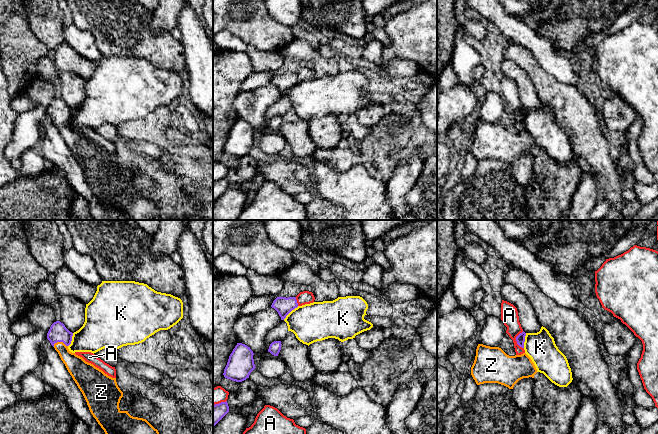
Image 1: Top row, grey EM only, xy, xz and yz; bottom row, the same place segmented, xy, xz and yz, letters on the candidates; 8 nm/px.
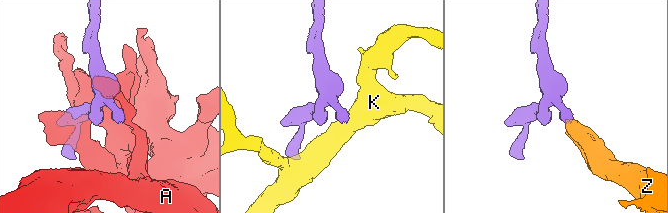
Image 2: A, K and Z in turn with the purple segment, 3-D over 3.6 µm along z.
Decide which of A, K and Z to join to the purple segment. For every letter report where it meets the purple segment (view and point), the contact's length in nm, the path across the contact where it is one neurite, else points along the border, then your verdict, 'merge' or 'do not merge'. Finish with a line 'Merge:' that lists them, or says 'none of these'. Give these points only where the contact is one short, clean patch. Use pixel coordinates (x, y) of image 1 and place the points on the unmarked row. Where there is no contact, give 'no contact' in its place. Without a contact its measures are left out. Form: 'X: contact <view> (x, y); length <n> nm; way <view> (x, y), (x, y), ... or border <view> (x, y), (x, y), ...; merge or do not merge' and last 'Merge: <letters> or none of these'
A: contact yz (516, 115); length 140 nm; do not merge
K: contact xz (290, 87); length 170 nm; border xz (298, 82), (283, 95); do not merge
Z: contact xy (60, 117); length 120 nm; way xy (58, 108), (60, 117), (63, 128), (77, 143); merge
Merge: Z

